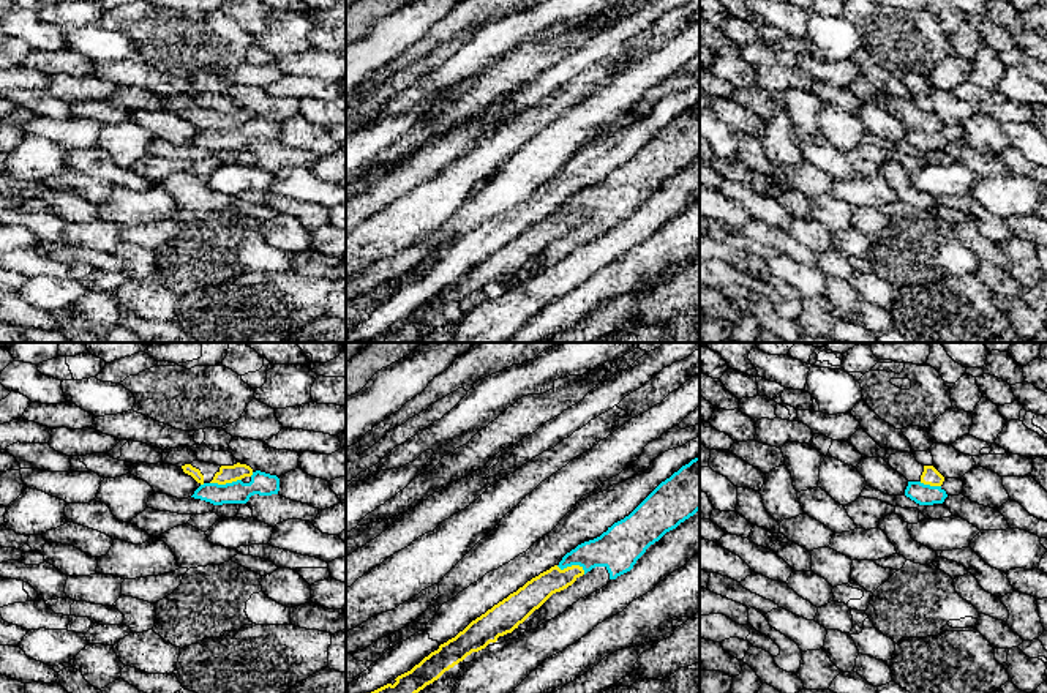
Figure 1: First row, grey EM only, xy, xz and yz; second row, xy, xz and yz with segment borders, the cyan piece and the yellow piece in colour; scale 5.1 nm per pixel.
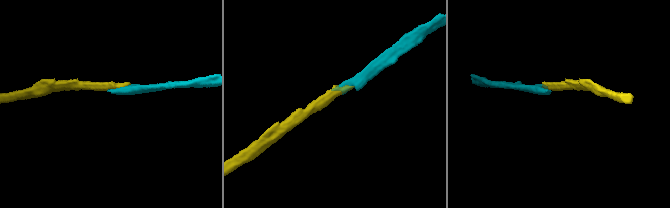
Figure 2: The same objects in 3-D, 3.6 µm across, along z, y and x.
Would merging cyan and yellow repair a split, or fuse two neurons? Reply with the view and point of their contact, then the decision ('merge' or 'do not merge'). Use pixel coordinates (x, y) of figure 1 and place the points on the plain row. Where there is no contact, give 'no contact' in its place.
contact xz (572, 210); do not merge

